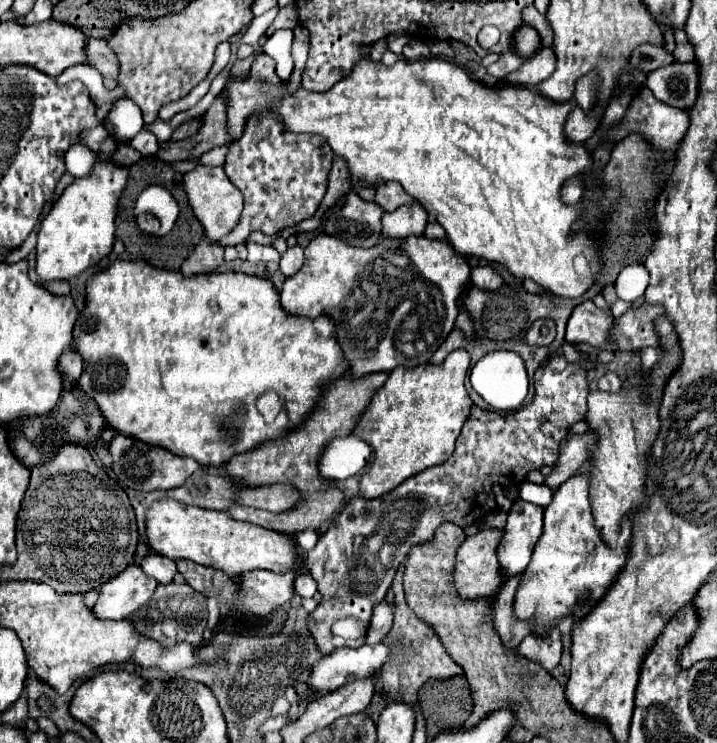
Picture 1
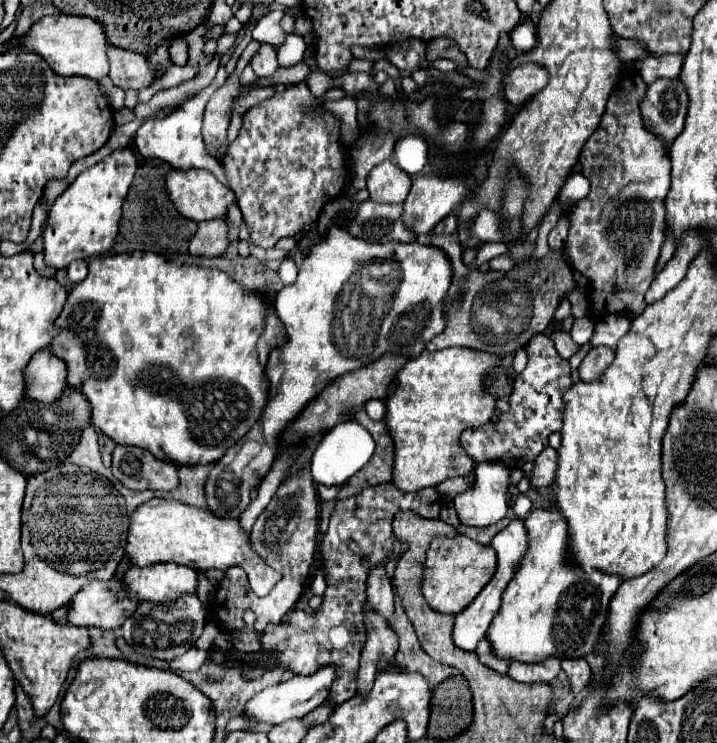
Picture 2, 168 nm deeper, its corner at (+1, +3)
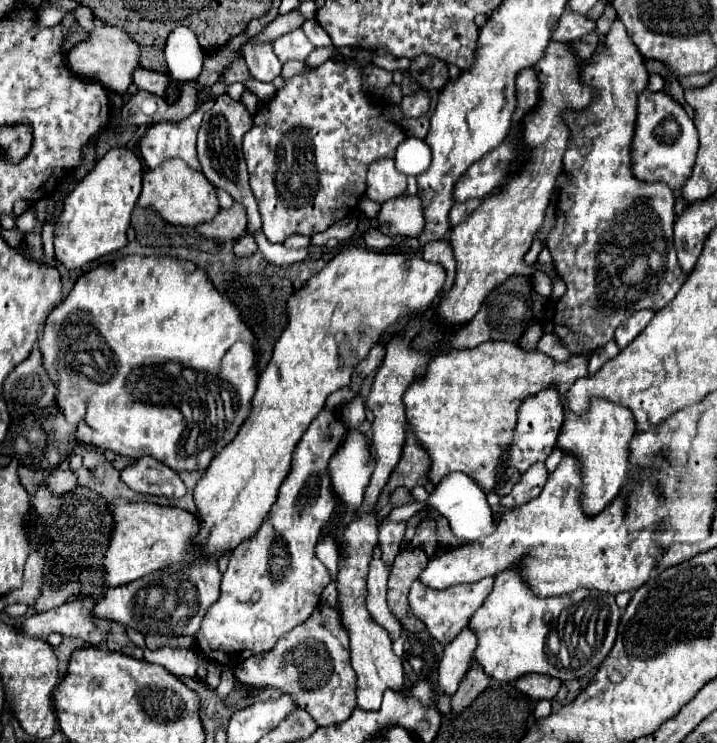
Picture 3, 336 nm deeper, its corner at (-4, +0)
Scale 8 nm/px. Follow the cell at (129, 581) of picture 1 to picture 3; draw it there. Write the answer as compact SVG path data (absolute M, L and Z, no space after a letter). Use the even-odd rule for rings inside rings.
M76 598L54 610L40 612L26 618L18 626L18 630L24 632L28 638L46 640L52 632L58 632L62 636L80 638L92 646L102 646L110 622L92 616L94 604L96 600L92 598Z

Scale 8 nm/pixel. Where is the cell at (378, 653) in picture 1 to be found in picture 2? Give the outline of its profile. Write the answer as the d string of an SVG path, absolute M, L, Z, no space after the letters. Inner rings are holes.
M325 665L319 671L315 671L313 675L295 675L291 681L267 687L265 691L257 693L245 707L245 715L247 717L255 717L257 721L265 721L265 723L283 723L287 719L299 719L305 717L307 713L311 713L317 705L325 703L331 691L331 685L337 679L337 669L335 665Z

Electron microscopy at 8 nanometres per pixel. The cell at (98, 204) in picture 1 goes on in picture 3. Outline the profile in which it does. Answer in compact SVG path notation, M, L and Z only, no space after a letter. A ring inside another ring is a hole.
M128 148L110 150L66 196L62 212L54 228L56 260L68 270L120 250L126 246L126 230L130 226L132 208L142 190L142 162Z

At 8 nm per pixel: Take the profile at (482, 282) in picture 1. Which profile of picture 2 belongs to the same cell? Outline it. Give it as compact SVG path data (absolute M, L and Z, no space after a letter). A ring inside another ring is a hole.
M499 255L499 257L491 259L487 265L489 265L489 269L493 269L493 271L509 271L515 263L513 263L513 259L511 259L509 255Z

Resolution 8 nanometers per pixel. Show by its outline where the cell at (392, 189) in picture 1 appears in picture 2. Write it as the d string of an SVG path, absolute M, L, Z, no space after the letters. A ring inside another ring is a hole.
M383 161L371 169L367 191L375 203L403 203L411 189L411 177L393 161Z

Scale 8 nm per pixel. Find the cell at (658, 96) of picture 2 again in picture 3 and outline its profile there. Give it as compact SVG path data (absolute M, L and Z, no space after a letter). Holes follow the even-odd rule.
M644 90L638 96L638 116L632 140L632 174L642 182L664 182L678 192L692 174L698 152L698 132L684 108L664 92Z

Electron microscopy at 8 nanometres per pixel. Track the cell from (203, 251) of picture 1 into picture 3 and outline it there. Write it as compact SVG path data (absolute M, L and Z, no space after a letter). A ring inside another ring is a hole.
M234 202L230 208L220 210L210 222L202 222L198 232L212 240L236 240L246 234L246 208L240 202Z

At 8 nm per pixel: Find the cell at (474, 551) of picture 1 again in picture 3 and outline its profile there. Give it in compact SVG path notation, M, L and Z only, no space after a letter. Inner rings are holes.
M494 578L482 580L482 584L462 584L456 588L448 588L446 592L434 592L432 588L426 588L424 584L418 584L418 580L416 580L412 584L410 596L408 596L410 610L418 620L422 620L426 624L428 634L434 640L438 640L442 646L446 646L458 636L458 632L462 632L466 628L466 620L470 620L470 616L480 608L482 600L486 600L492 584L494 584Z

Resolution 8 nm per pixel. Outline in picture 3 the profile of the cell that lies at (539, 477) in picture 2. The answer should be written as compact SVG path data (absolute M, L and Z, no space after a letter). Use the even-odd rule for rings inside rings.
M542 462L530 466L522 474L520 482L512 488L512 492L506 494L506 496L502 496L500 504L504 508L518 508L520 504L526 504L526 502L534 500L542 492L546 480L548 480L548 472L546 472L546 466Z

